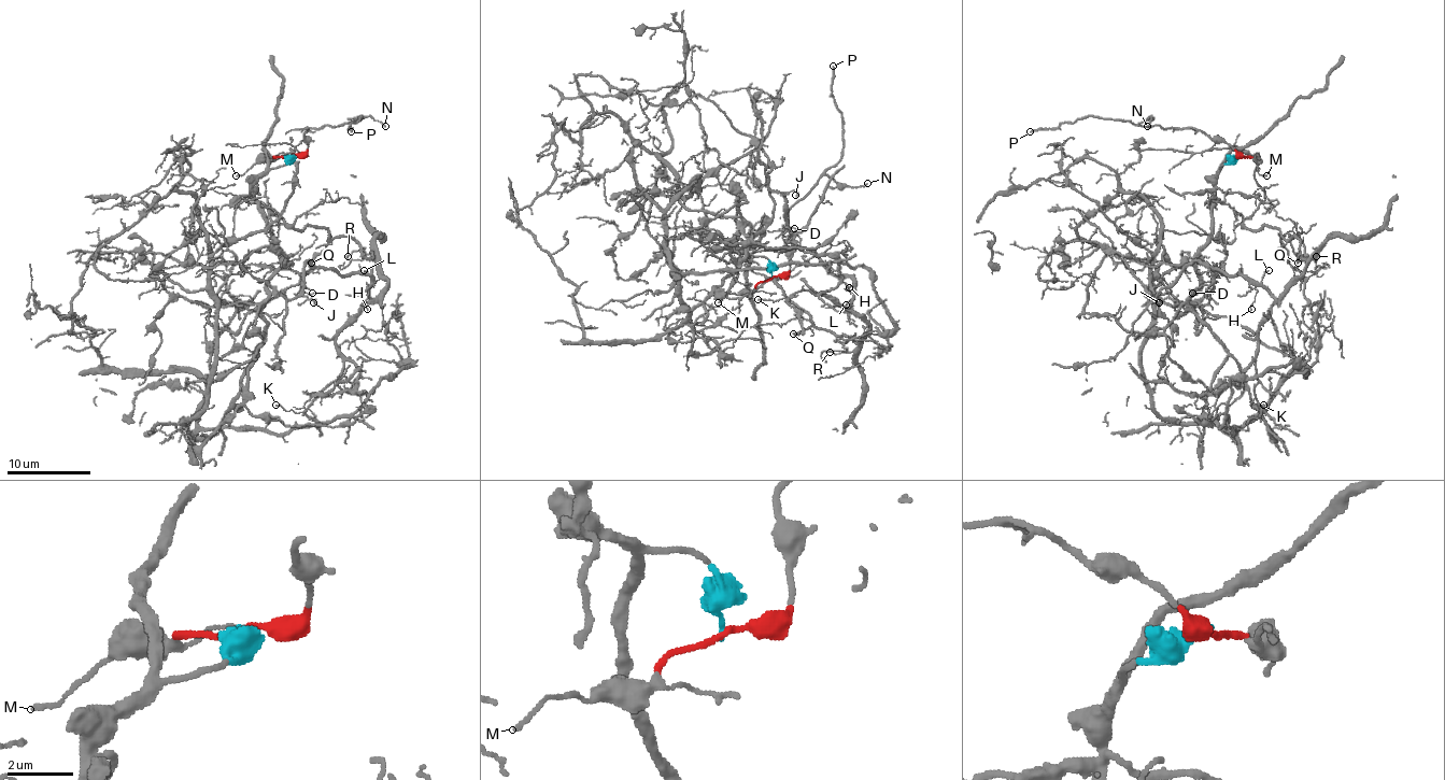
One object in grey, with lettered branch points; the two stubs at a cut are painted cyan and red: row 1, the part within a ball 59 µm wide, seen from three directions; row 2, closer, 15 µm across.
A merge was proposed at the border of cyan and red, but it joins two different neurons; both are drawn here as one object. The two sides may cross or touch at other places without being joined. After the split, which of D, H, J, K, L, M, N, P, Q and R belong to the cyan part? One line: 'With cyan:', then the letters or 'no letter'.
With cyan: D, H, J, K, L, Q, R

